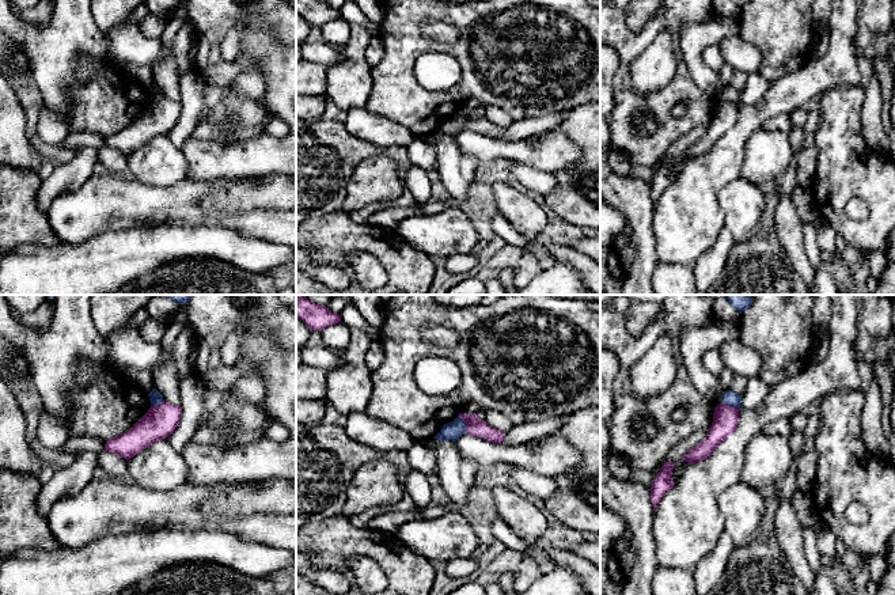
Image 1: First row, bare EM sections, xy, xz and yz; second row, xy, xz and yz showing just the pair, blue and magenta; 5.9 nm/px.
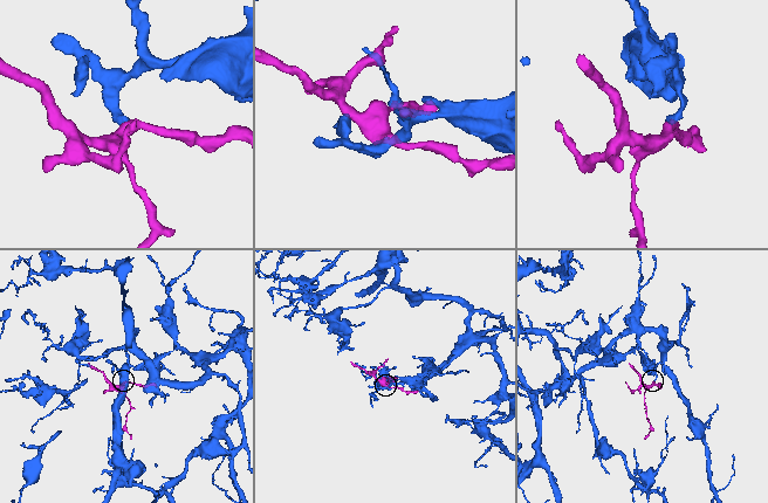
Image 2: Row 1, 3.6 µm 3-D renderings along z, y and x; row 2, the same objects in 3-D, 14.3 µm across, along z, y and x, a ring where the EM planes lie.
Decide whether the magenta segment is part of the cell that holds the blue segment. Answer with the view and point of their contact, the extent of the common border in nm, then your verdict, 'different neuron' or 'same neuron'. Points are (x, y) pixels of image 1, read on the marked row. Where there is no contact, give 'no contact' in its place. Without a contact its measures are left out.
xz (465, 424) | 120 nm | different neuron

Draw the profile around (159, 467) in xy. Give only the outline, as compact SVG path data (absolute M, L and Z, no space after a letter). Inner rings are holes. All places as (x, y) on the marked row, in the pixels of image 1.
M167 437L130 458L128 473L132 484L147 490L172 492L190 485L186 462Z

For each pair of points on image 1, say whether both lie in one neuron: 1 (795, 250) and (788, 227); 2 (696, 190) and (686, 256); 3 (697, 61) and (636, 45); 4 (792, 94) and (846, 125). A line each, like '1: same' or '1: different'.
1: same
2: same
3: different
4: different

